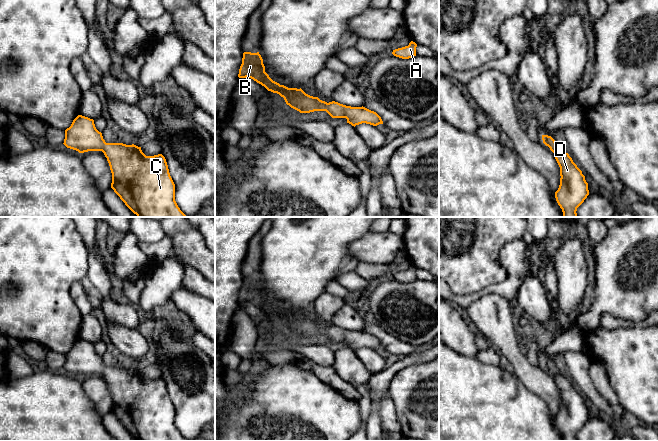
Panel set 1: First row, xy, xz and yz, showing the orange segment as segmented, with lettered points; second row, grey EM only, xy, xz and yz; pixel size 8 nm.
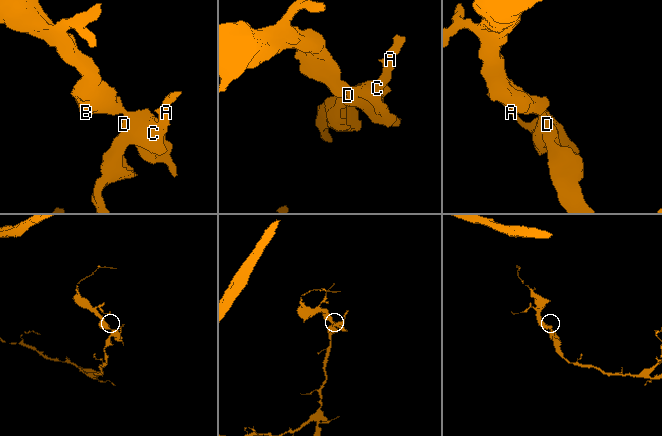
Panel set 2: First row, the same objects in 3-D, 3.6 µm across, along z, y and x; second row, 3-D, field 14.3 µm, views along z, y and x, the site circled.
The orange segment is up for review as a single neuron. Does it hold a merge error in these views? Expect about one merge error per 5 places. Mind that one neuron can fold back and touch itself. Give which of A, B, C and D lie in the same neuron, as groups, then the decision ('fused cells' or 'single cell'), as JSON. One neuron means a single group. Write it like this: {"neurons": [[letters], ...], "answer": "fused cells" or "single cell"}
{"neurons": [["A", "B", "C", "D"]], "answer": "single cell"}

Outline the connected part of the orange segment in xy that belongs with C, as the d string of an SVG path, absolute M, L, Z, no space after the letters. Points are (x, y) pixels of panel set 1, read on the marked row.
M82 115L65 130L63 144L79 153L102 151L112 173L111 188L137 217L187 217L175 201L175 184L162 154L146 156L141 147L134 144L106 143L94 120Z

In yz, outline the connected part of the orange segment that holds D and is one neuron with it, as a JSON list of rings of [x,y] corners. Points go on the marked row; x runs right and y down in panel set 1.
[[[542,135],[542,140],[554,153],[560,167],[560,185],[555,192],[555,198],[562,209],[563,217],[577,217],[577,208],[589,195],[585,176],[569,154],[561,150],[551,136]]]

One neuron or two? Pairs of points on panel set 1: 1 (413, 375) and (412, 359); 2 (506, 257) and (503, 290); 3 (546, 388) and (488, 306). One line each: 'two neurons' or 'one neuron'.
1: two neurons
2: one neuron
3: one neuron

